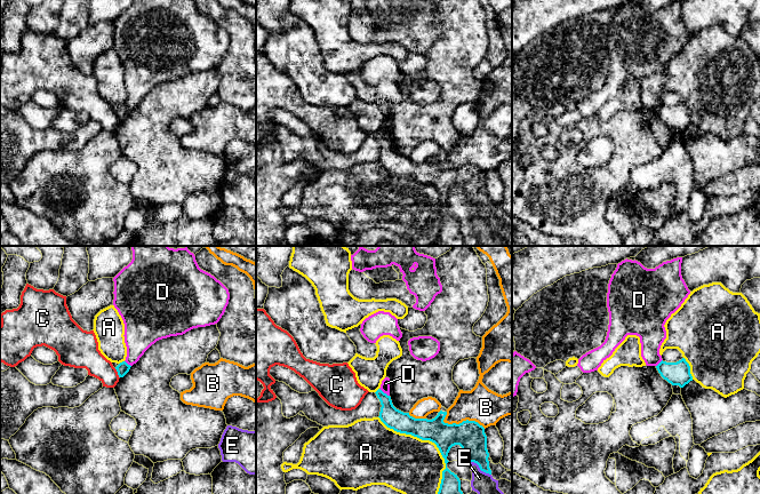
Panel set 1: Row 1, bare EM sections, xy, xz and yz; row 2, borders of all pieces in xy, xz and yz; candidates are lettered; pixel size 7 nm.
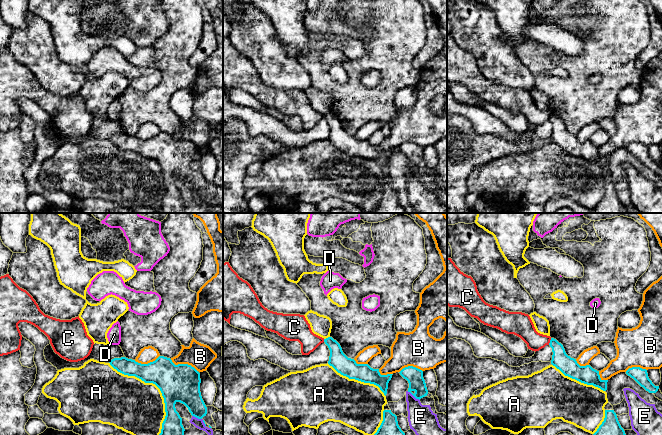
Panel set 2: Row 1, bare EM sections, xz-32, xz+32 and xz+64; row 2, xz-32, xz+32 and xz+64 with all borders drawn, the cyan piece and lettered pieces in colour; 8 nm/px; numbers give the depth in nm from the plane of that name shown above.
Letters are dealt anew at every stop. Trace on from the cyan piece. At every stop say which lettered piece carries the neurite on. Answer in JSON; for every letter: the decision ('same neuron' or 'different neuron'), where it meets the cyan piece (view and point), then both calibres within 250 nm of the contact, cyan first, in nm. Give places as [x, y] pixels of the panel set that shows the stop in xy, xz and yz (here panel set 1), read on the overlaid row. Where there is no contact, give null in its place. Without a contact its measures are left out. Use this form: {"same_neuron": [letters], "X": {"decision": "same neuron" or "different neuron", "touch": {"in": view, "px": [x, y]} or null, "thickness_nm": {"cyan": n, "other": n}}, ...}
{"same_neuron": [], "A": {"decision": "different neuron", "touch": {"in": "xz", "px": [431, 440]}, "thickness_nm": {"cyan": 180, "other": 400}}, "B": {"decision": "different neuron", "touch": {"in": "xz", "px": [464, 421]}, "thickness_nm": {"cyan": 200, "other": 240}}, "C": {"decision": "different neuron", "touch": {"in": "xy", "px": [118, 373]}, "thickness_nm": {"cyan": 90, "other": 180}}, "D": {"decision": "different neuron", "touch": {"in": "xz", "px": [383, 392]}, "thickness_nm": {"cyan": 150, "other": 60}}, "E": {"decision": "different neuron", "touch": {"in": "xz", "px": [480, 469]}, "thickness_nm": {"cyan": 200, "other": 150}}}

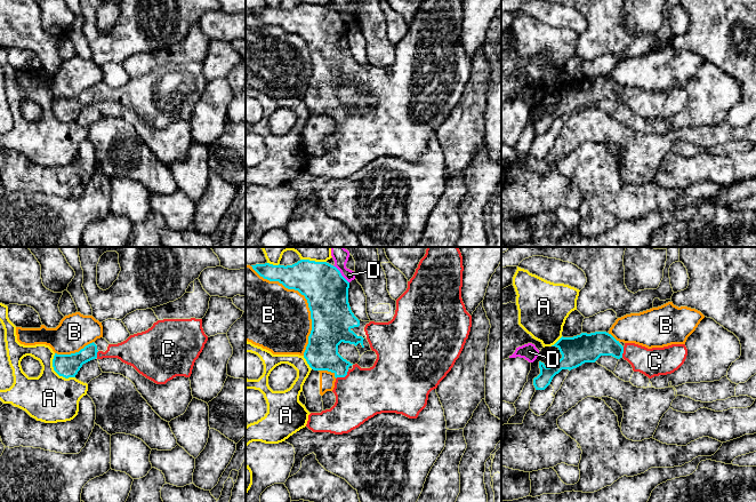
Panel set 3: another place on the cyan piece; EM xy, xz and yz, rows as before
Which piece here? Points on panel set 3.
{"same_neuron": ["C"], "A": {"decision": "different neuron", "touch": {"in": "xy", "px": [56, 372]}, "thickness_nm": {"cyan": 160, "other": 340}}, "B": {"decision": "different neuron", "touch": {"in": "xz", "px": [305, 297]}, "thickness_nm": {"cyan": 300, "other": 460}}, "C": {"decision": "same neuron", "touch": {"in": "xz", "px": [343, 376]}, "thickness_nm": {"cyan": 240, "other": 360}}, "D": {"decision": "different neuron", "touch": {"in": "xz", "px": [340, 273]}, "thickness_nm": {"cyan": 300, "other": 120}}}

